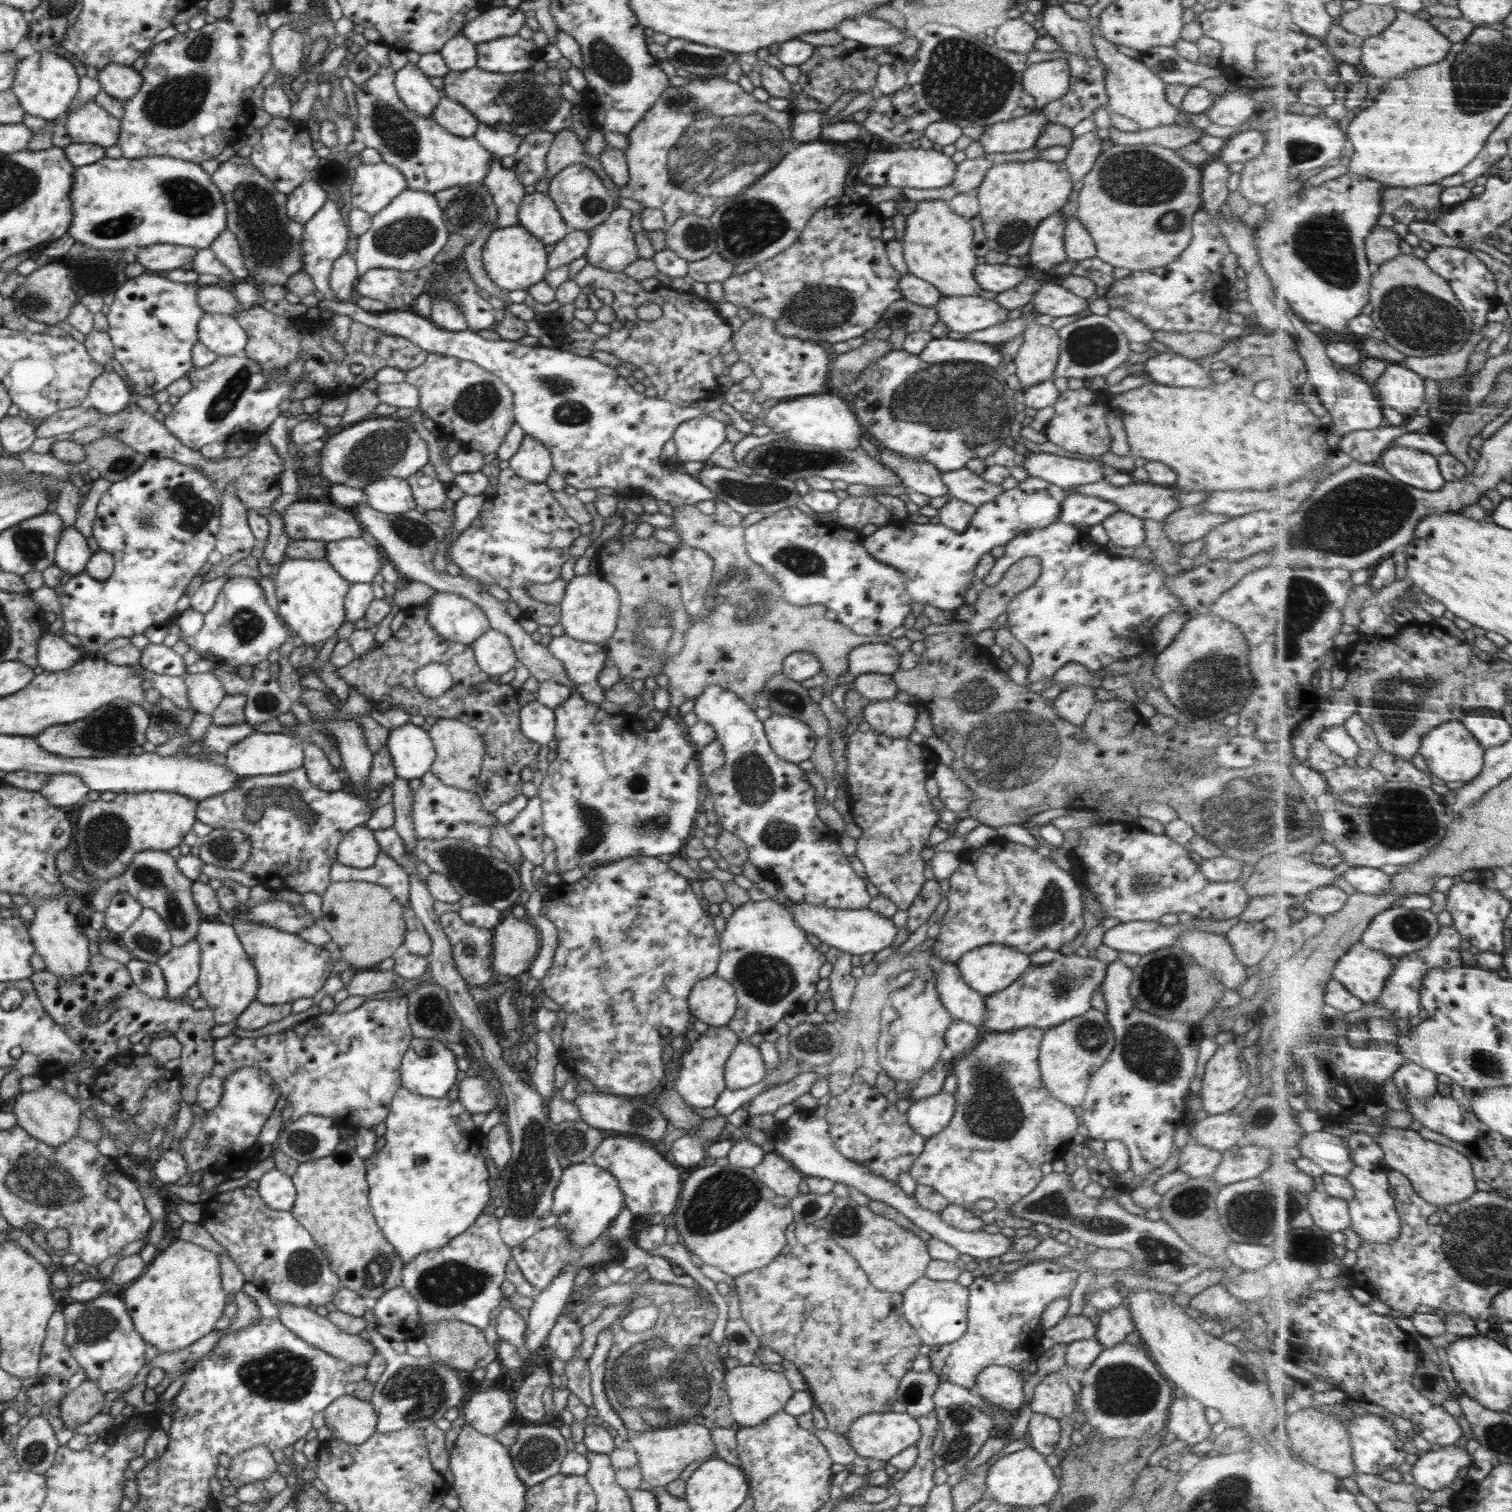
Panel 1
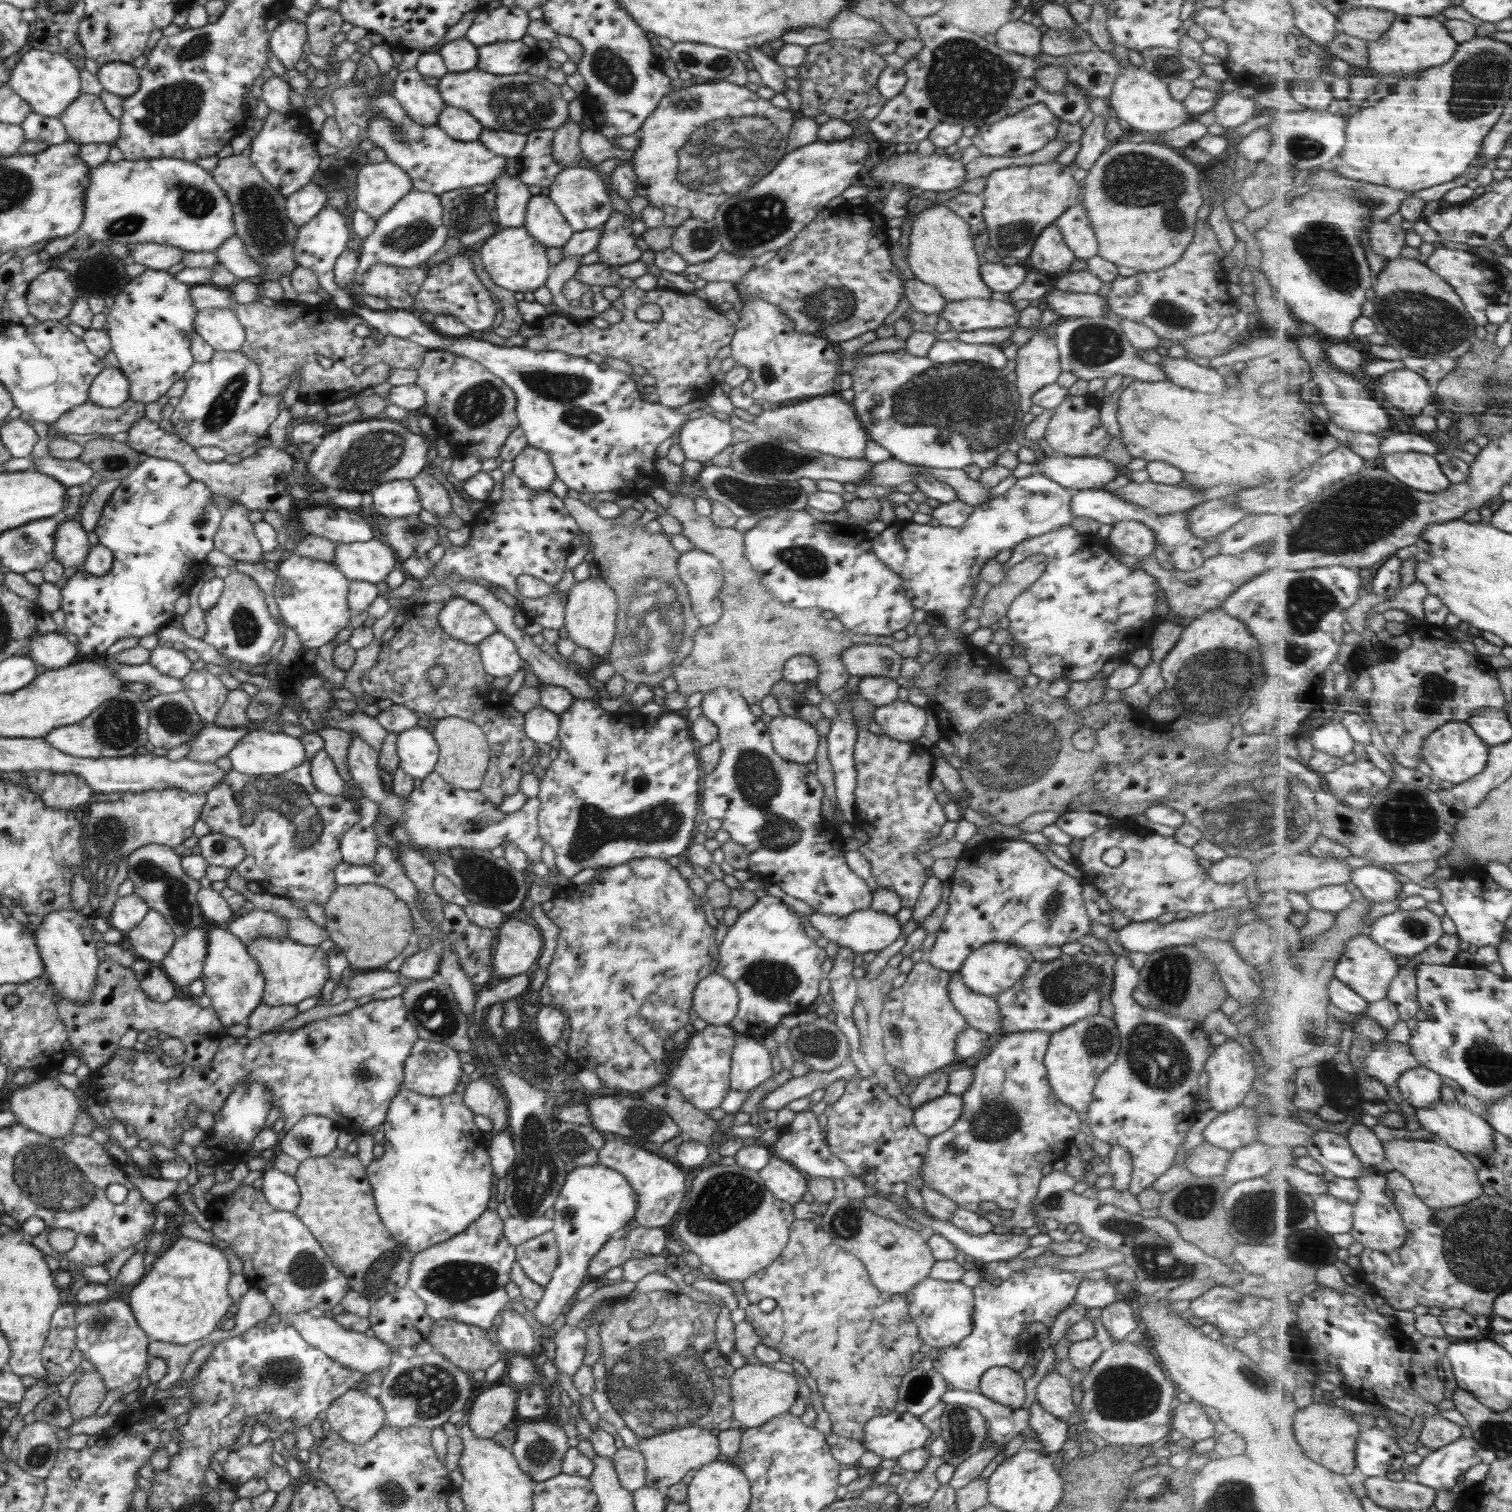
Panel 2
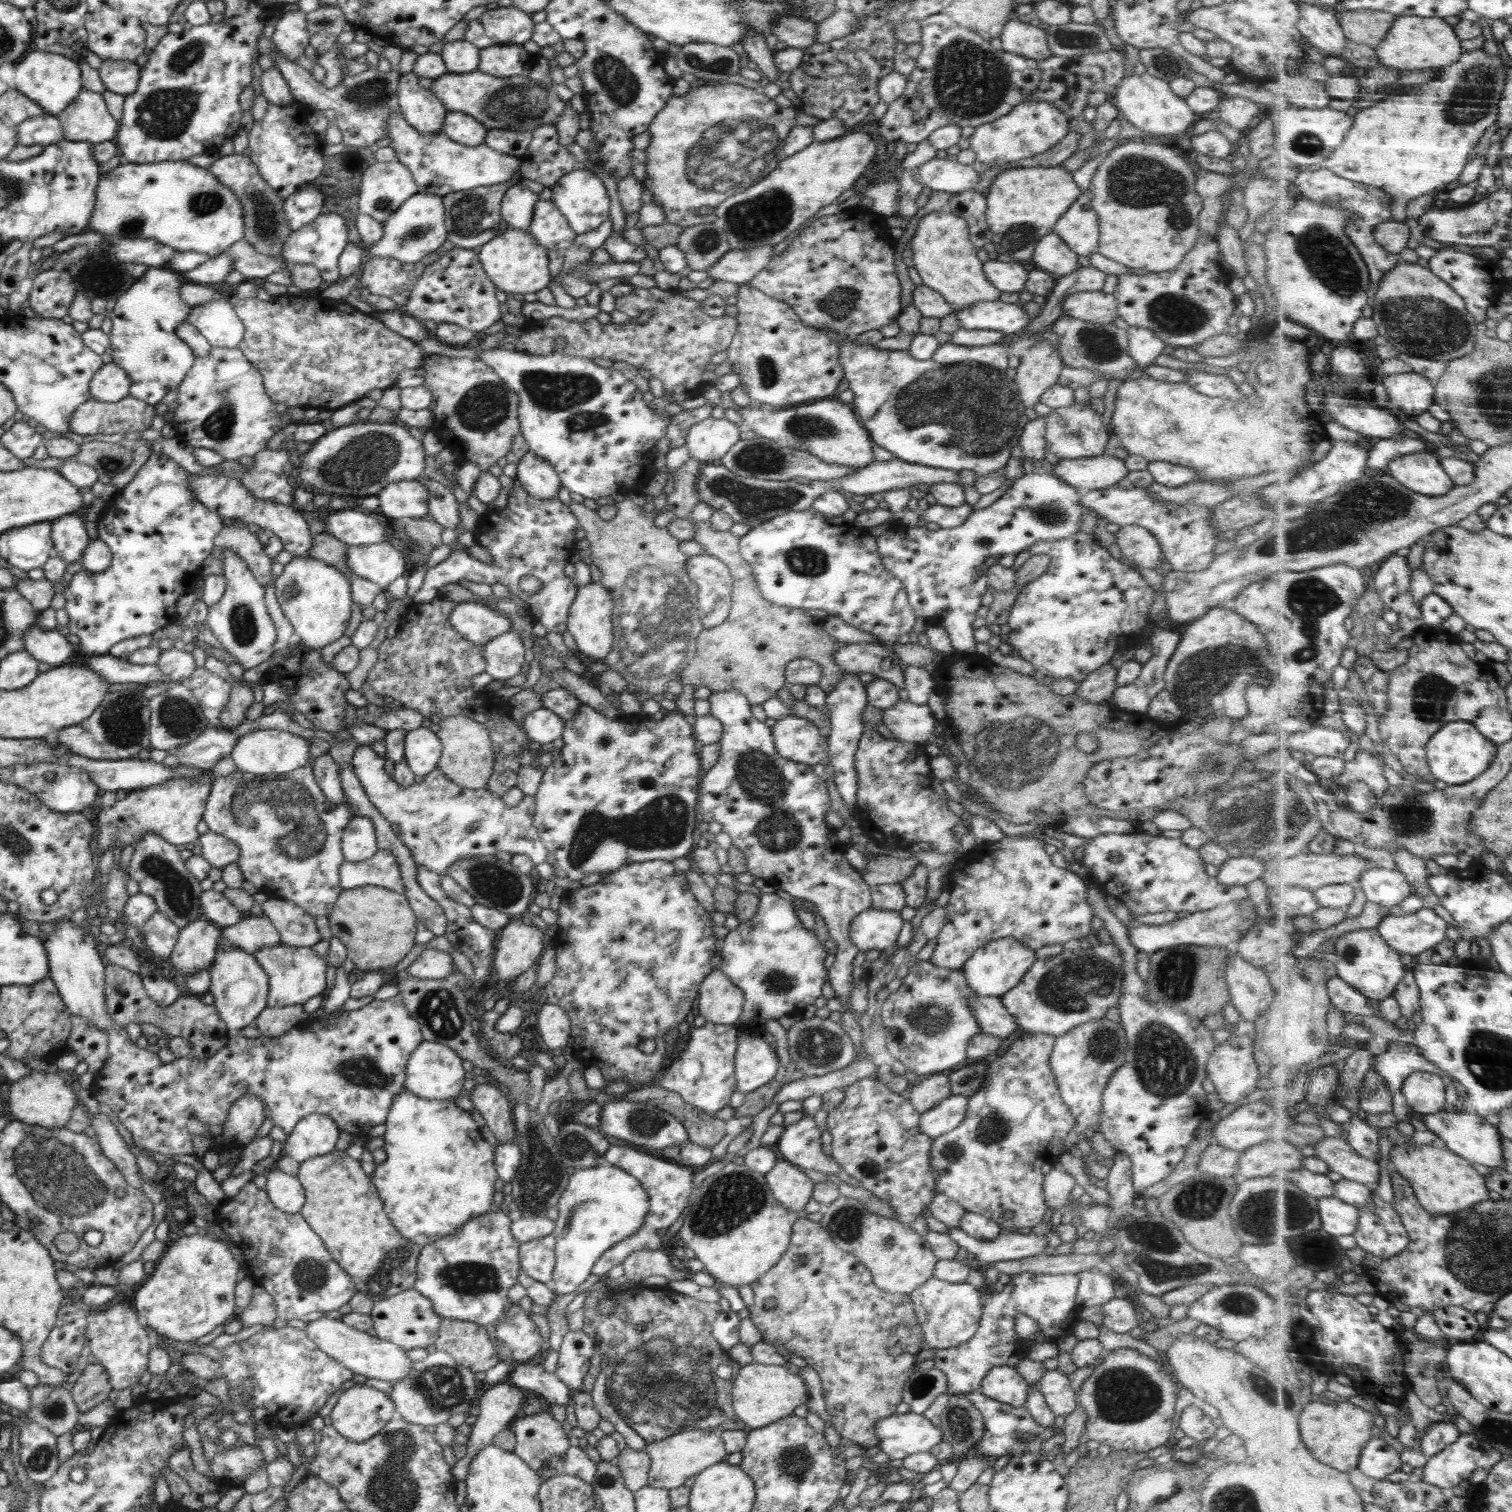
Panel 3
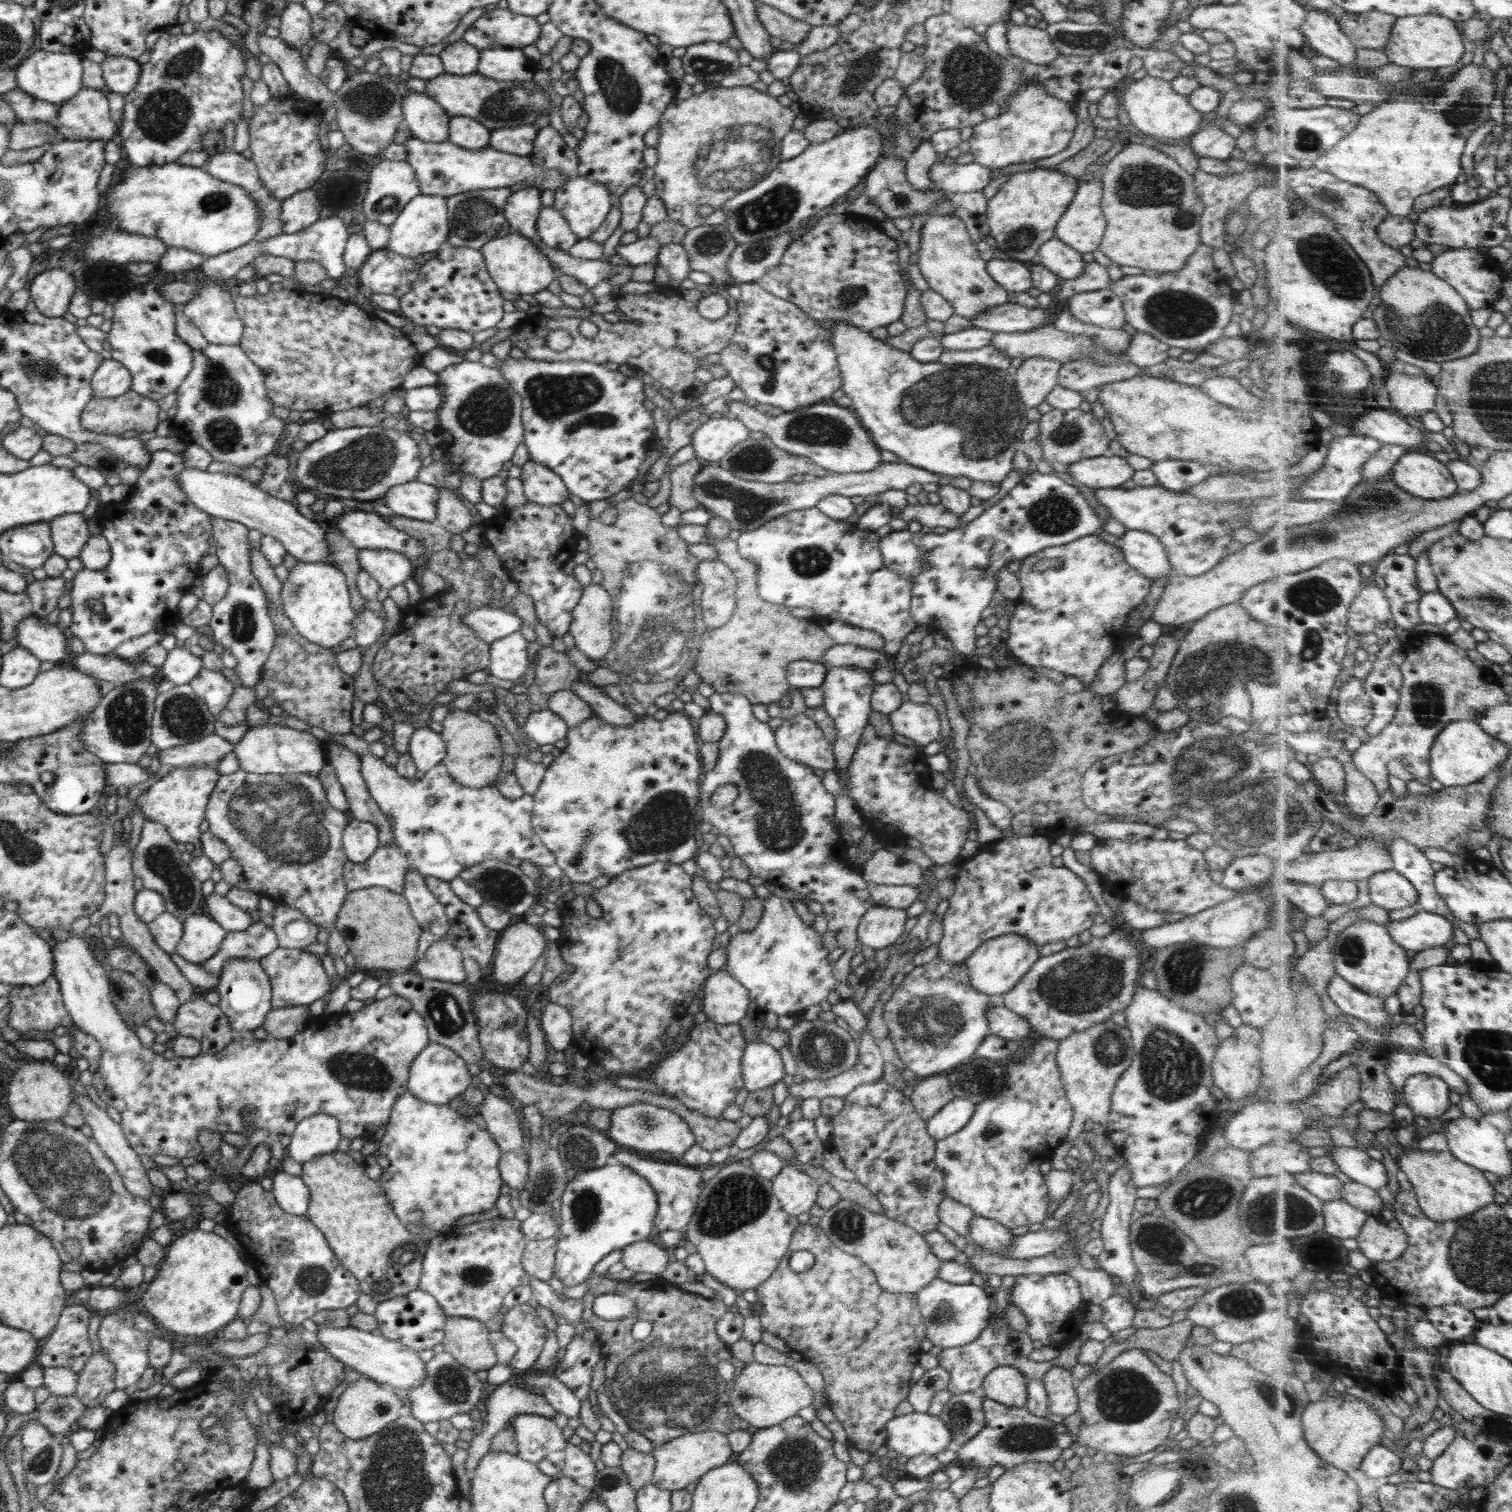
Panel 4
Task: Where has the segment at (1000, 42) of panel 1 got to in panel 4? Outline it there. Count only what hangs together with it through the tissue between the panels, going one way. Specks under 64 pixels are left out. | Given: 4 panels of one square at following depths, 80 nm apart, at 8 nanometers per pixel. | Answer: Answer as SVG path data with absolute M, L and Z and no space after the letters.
M1011 22L1007 25L1008 48L1013 56L1026 59L1032 64L1047 65L1060 55L1044 29Z

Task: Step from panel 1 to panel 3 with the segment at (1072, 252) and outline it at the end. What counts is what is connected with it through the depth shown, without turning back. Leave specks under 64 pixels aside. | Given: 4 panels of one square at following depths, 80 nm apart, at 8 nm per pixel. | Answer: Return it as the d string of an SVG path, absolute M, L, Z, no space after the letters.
M1084 190L1053 226L1053 232L1068 248L1083 257L1098 253L1099 247L1100 221L1096 212L1090 209L1090 202L1092 193Z

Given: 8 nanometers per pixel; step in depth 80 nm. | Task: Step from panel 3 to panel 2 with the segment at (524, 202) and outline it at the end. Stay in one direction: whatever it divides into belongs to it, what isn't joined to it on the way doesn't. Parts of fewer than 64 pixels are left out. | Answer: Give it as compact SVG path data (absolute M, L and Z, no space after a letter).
M498 175L492 183L496 187L496 214L503 228L520 227L524 224L526 206L533 194L529 187L515 177Z

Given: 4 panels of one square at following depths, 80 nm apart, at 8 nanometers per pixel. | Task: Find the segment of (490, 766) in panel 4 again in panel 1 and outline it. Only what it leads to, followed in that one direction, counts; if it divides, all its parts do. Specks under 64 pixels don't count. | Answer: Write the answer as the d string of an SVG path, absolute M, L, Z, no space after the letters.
M438 718L429 734L436 750L436 758L429 771L447 785L472 790L479 779L483 757L486 756L486 744L480 733L460 720Z

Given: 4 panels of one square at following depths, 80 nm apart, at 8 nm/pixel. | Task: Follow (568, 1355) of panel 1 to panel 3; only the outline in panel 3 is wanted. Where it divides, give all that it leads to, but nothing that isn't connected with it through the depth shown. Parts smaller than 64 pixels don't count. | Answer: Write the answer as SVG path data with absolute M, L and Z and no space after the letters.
M569 1329L561 1343L555 1375L570 1389L573 1388L578 1393L584 1392L582 1381L590 1368L592 1354L594 1354L592 1337L580 1329Z

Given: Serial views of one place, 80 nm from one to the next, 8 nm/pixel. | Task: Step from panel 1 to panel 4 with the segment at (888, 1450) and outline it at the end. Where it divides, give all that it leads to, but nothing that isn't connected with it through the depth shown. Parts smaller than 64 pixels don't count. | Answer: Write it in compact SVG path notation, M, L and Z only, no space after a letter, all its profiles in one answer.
M912 1412L895 1416L885 1424L885 1446L908 1458L921 1454L934 1455L955 1447L951 1430L938 1416Z

